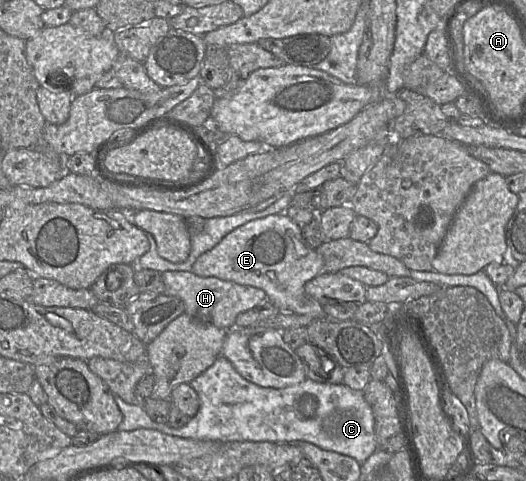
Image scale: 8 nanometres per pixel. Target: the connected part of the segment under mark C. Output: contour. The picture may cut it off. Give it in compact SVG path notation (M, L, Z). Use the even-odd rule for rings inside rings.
M223 355L190 383L196 391L200 408L186 426L172 428L150 419L142 406L131 405L114 394L123 415L118 430L154 429L168 435L210 440L220 443L253 441L272 443L309 442L327 451L350 456L360 464L377 449L375 418L363 391L342 384L319 383L306 378L303 382L285 388L261 387L243 378ZM304 395L317 399L318 408L313 418L305 418L299 411L299 400Z

